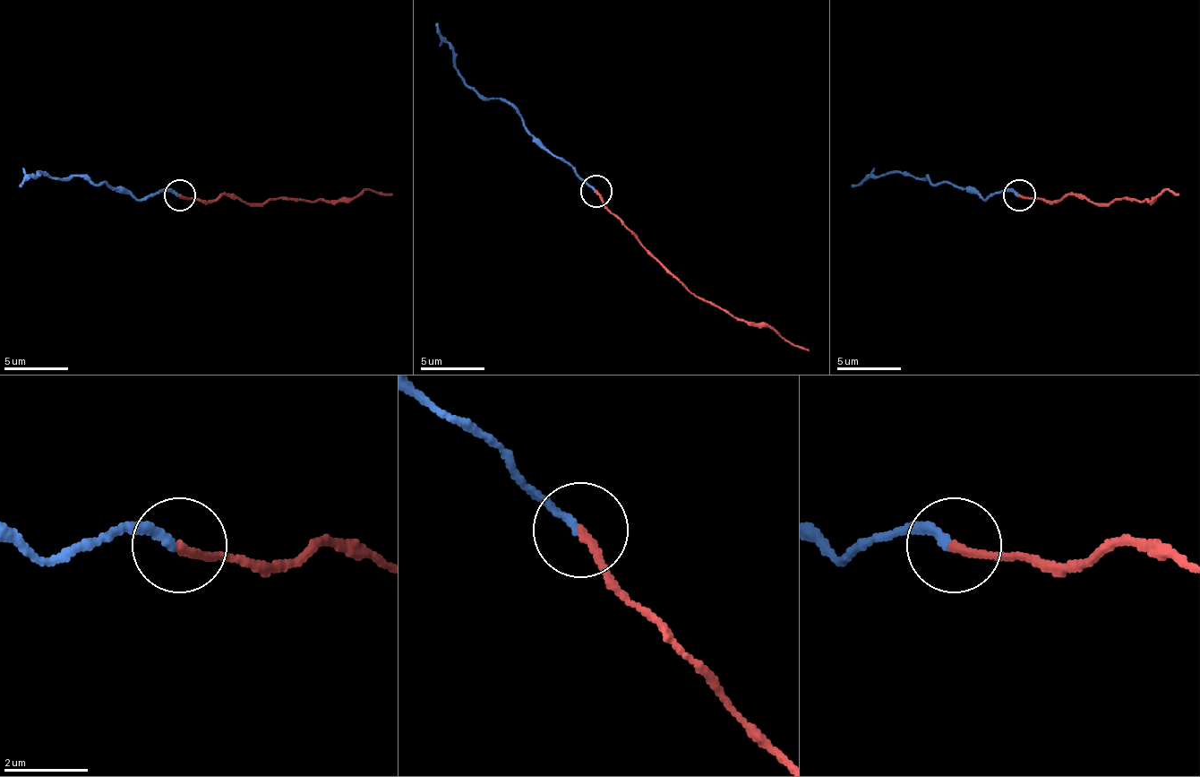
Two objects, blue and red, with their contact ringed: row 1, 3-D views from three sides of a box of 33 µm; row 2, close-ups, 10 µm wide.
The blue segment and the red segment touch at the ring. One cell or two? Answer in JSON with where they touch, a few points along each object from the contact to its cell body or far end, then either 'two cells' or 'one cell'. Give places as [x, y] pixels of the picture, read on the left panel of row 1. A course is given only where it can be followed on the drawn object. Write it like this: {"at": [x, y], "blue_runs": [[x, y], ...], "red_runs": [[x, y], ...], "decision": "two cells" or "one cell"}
{"at": [179, 194], "blue_runs": [[179, 194], [134, 197], [106, 181], [45, 172], [19, 187]], "red_runs": [[179, 194], [201, 201], [236, 194], [249, 203], [268, 203], [284, 197], [355, 201], [367, 191], [393, 194]], "decision": "two cells"}

